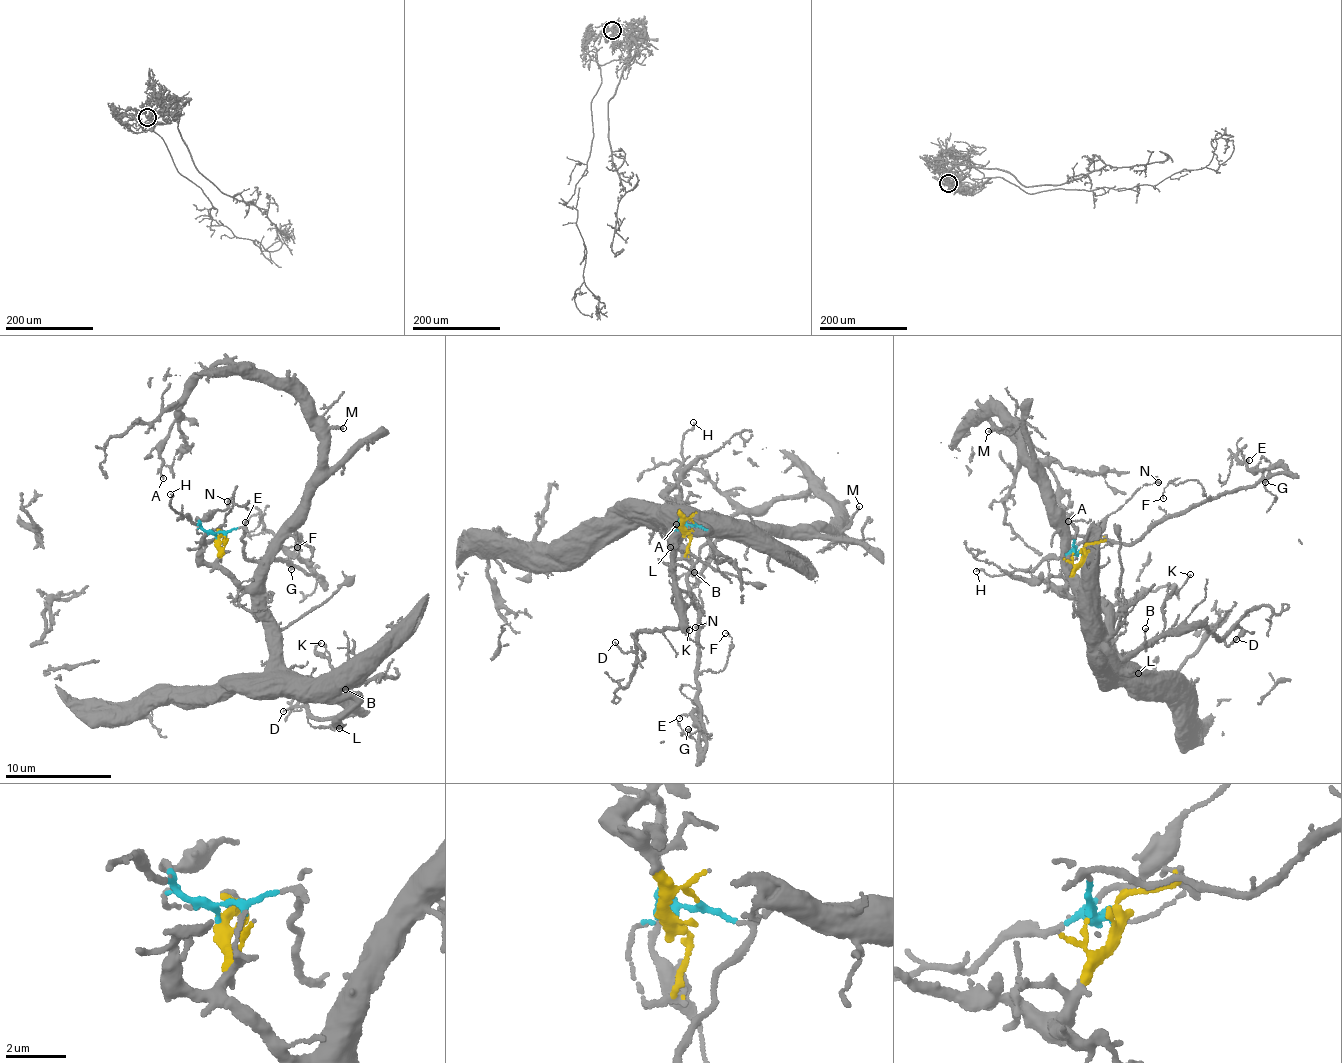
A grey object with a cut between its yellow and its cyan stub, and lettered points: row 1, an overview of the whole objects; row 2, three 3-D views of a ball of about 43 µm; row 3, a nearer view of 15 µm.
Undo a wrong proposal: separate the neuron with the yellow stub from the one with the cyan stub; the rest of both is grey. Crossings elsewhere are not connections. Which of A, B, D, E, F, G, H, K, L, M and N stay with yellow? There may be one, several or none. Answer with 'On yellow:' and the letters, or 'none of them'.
On yellow: A, B, D, K, L, M

